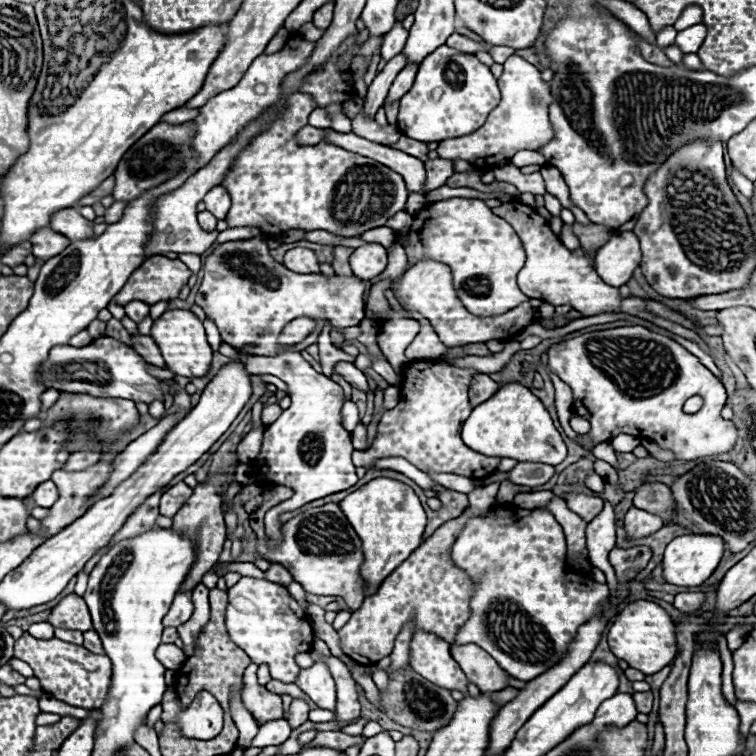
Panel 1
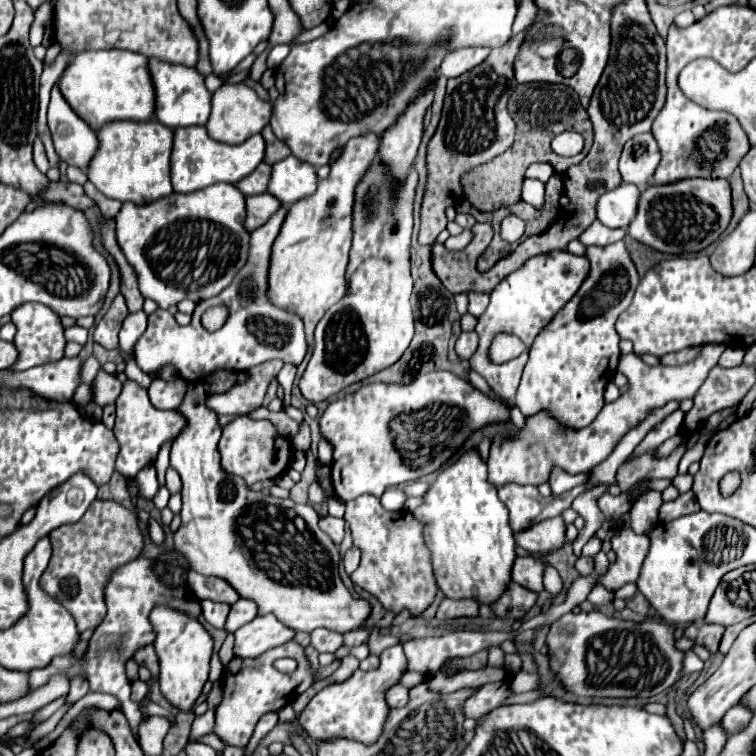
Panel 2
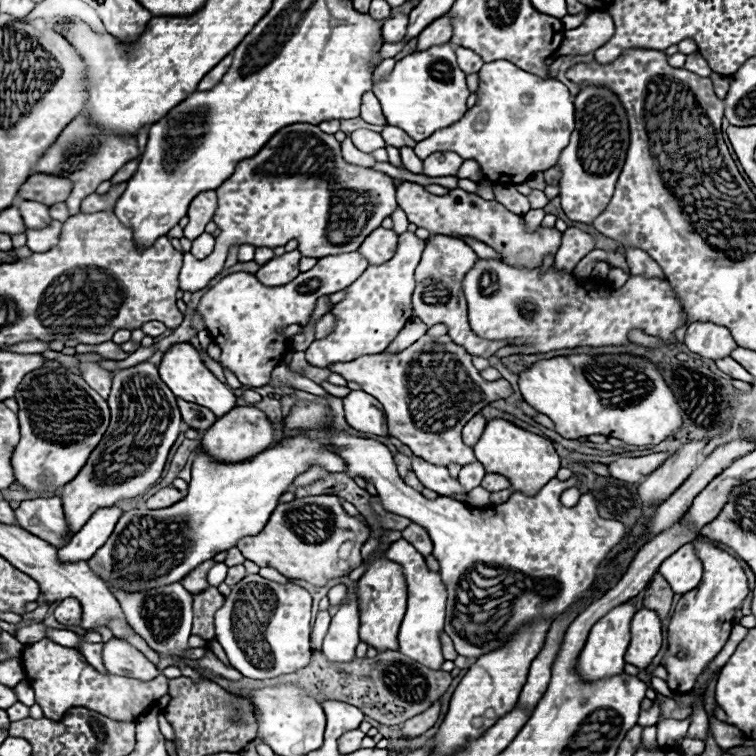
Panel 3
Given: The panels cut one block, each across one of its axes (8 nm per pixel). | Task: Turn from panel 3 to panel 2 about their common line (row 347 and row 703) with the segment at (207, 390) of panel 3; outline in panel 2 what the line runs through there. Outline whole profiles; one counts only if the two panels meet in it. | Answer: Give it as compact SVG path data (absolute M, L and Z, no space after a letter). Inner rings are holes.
M168 606L152 608L150 624L156 634L154 650L160 660L160 678L158 678L160 690L170 704L180 708L182 712L190 712L192 704L202 692L204 682L208 680L208 668L210 668L208 664L210 664L214 640L208 634L208 630L198 622L198 618L176 608L168 608Z

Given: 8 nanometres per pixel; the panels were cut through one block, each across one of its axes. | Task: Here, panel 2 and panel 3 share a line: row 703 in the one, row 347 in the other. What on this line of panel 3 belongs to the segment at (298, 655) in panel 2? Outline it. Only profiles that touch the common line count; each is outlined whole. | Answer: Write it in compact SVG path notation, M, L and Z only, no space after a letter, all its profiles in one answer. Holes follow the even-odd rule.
M346 252L320 258L312 270L298 274L284 286L264 286L254 274L232 272L200 298L196 312L222 348L222 366L230 368L244 386L258 388L270 382L272 370L282 362L278 358L290 350L290 344L282 344L278 330L292 324L310 324L316 300L348 288L366 268L368 262L358 252Z

